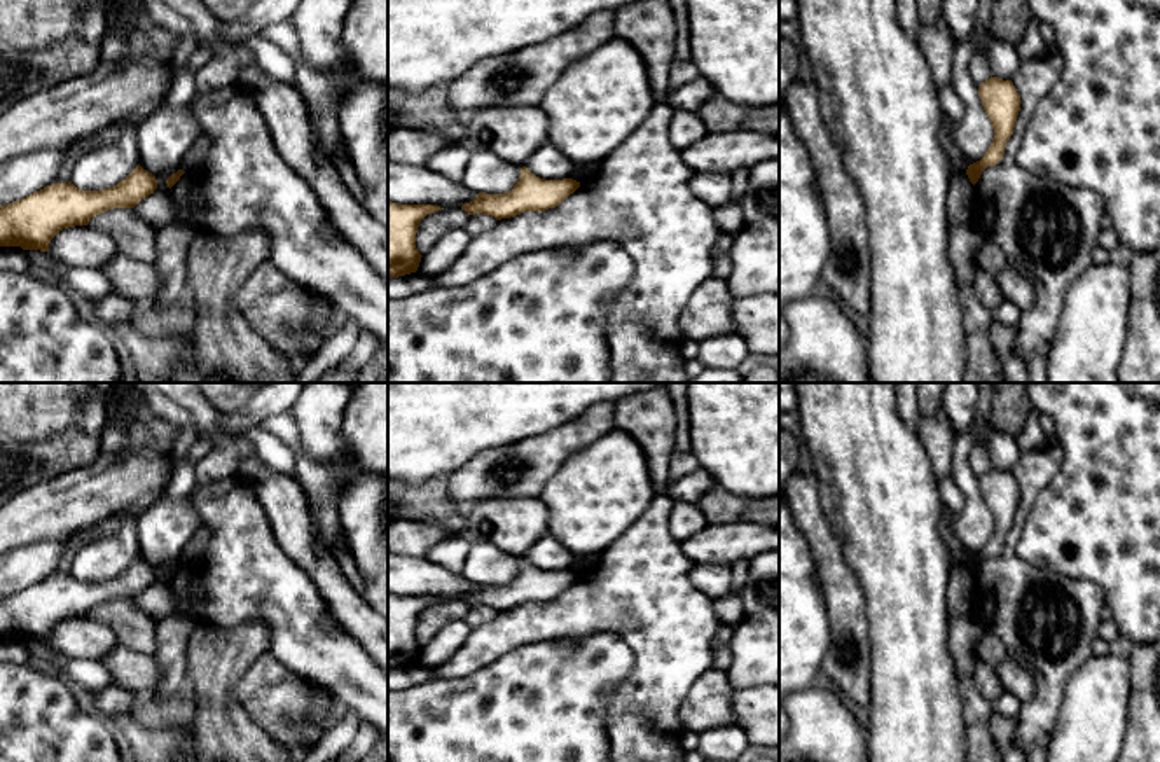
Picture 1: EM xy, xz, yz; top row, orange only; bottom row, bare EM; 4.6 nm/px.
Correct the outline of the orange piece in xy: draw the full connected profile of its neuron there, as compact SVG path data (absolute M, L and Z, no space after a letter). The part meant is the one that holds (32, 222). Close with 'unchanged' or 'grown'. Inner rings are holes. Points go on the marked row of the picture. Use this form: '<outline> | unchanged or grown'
M140 164L122 182L103 190L82 190L72 182L51 184L0 206L0 246L49 252L59 231L87 225L93 217L114 208L135 208L155 189L155 177Z | unchanged

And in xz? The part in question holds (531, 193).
M522 166L519 182L512 190L505 194L479 192L477 197L465 203L461 210L468 215L482 213L501 220L524 211L545 211L556 208L578 187L580 182L573 178L545 180Z | unchanged

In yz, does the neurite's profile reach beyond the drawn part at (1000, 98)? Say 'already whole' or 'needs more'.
already whole

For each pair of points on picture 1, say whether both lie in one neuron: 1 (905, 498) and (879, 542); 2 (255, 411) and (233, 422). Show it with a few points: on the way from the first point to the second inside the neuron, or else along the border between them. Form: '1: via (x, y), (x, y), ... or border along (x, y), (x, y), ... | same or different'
1: via (895, 509), (888, 516), (888, 532) | same
2: via (250, 415), (238, 422) | same

